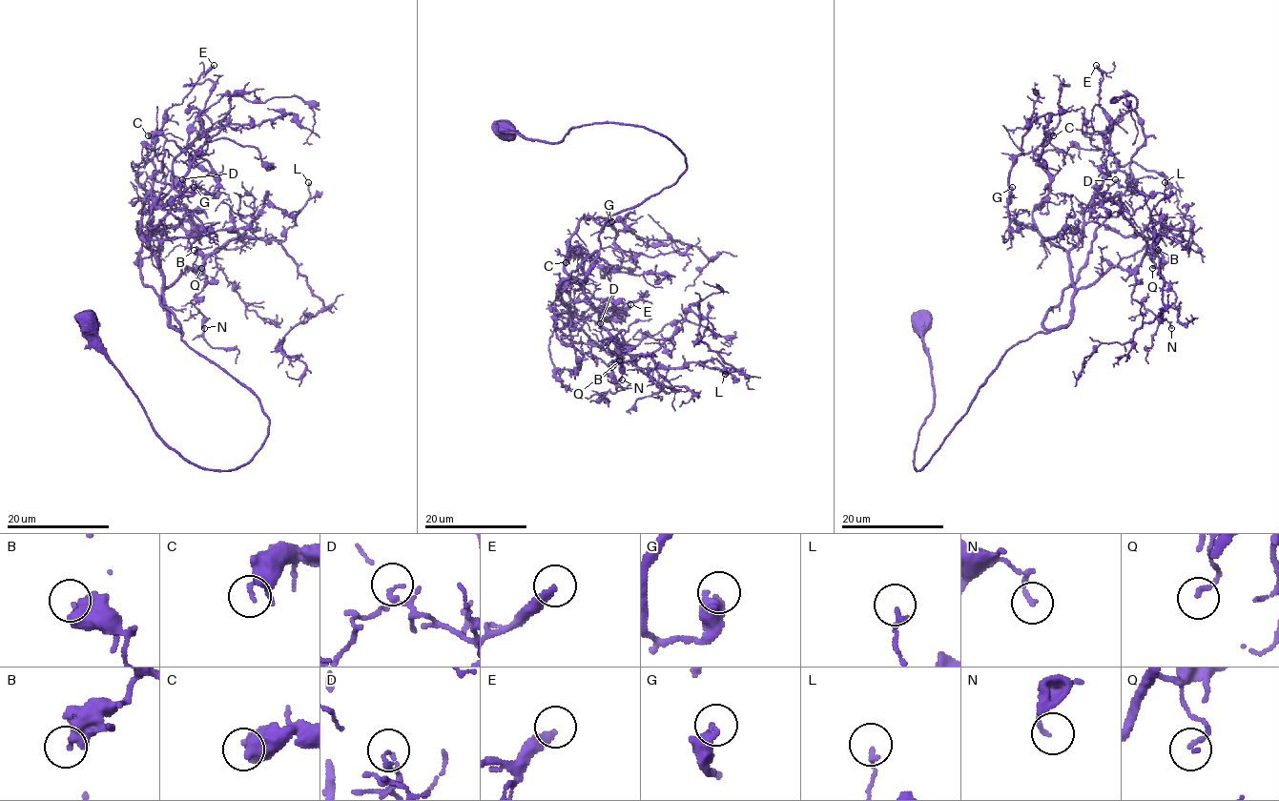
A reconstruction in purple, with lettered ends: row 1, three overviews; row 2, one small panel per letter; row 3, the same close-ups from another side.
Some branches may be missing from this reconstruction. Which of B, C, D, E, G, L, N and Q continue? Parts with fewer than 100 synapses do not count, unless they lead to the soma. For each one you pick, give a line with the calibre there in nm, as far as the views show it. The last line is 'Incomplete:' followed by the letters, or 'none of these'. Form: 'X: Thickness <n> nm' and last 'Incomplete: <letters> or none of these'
Incomplete: none of these

